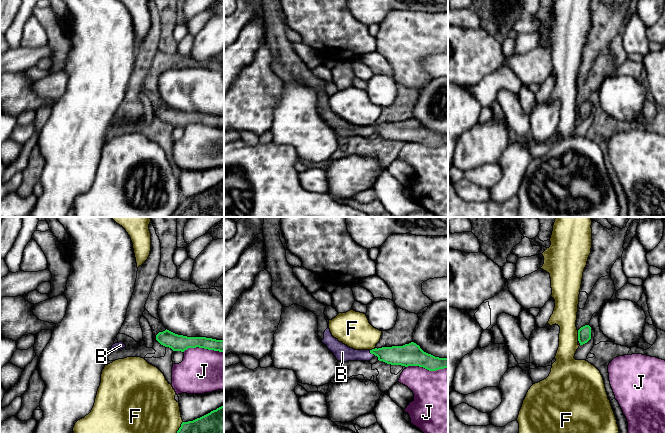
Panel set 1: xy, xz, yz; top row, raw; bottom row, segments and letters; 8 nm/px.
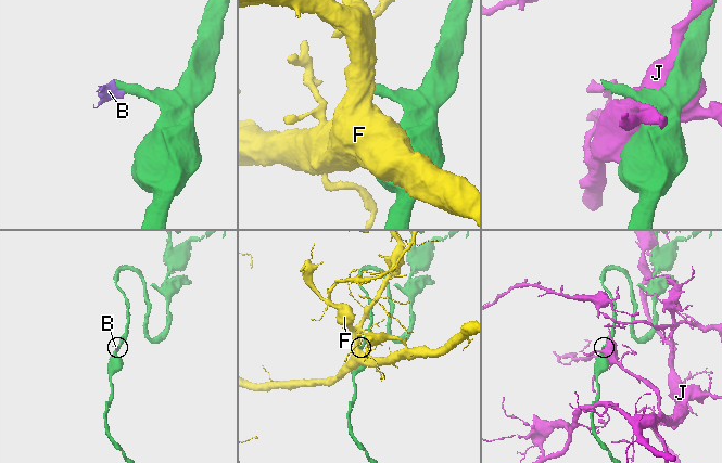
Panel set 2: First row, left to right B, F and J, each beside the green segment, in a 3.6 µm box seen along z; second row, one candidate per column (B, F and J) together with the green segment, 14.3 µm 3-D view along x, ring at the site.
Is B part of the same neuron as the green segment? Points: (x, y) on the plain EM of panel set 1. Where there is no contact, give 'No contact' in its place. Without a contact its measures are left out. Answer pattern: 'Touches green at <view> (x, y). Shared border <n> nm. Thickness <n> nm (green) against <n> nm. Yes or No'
Touches green at xz (372, 129). Shared border 70 nm. Thickness 160 nm (green) against 140 nm. Yes

